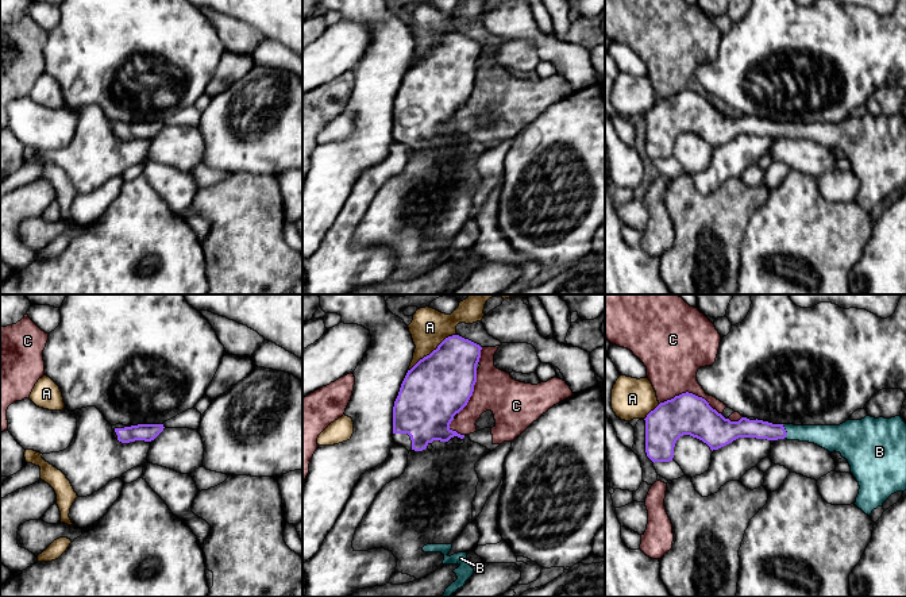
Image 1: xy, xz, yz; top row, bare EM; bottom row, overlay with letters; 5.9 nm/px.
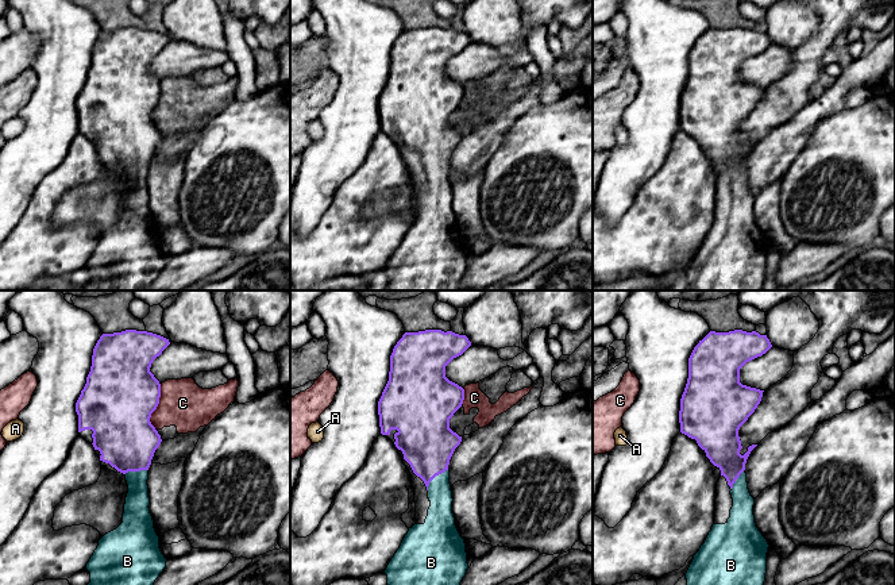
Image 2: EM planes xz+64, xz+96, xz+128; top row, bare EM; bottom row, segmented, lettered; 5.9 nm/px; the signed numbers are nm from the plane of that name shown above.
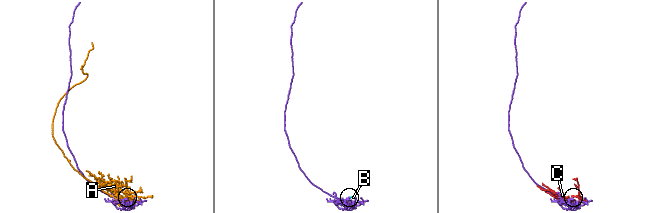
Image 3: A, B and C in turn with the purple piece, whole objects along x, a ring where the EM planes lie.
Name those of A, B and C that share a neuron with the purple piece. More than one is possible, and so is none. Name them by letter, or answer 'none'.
B

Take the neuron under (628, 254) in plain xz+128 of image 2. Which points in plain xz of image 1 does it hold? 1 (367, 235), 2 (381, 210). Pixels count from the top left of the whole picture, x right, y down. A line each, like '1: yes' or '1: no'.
1: no
2: no

